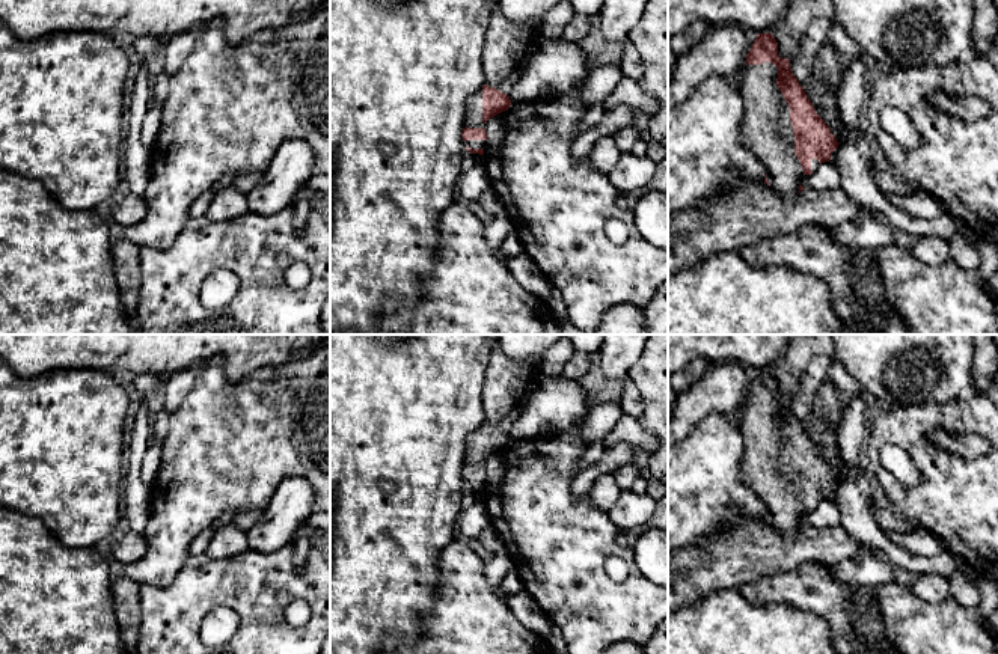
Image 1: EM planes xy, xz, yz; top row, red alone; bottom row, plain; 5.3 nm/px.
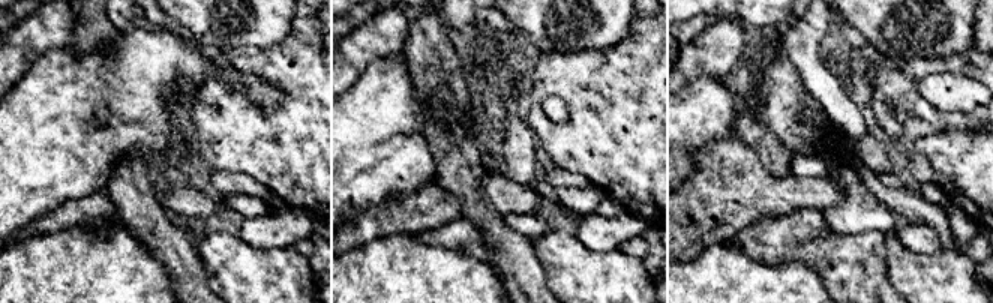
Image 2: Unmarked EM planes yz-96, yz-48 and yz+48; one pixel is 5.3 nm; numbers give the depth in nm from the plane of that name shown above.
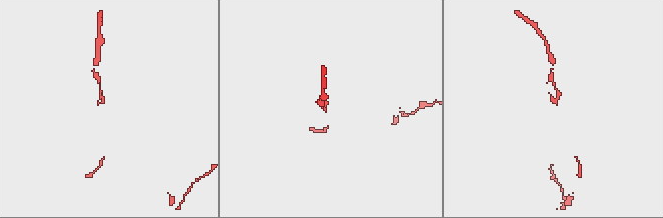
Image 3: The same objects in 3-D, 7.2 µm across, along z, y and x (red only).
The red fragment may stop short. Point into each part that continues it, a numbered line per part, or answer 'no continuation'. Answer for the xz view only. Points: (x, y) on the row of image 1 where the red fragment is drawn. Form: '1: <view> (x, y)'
1: xz (474, 107)

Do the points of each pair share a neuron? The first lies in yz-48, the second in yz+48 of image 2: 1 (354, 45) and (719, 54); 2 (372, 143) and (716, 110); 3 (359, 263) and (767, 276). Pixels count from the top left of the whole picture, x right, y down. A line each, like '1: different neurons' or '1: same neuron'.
1: same neuron
2: same neuron
3: same neuron

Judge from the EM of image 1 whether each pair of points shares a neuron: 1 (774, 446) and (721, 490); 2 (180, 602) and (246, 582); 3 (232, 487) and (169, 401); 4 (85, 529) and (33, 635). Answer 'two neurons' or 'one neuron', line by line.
1: two neurons
2: one neuron
3: two neurons
4: two neurons

